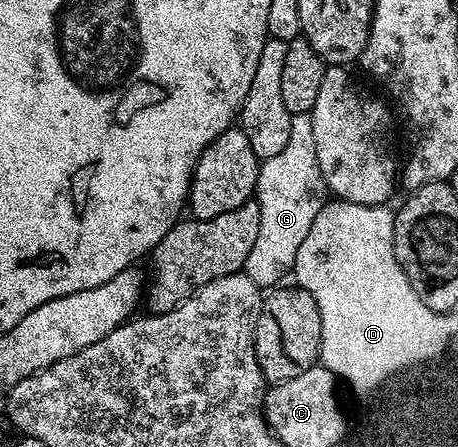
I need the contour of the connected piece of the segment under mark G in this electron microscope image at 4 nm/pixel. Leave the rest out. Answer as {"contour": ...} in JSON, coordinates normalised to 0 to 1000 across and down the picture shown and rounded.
{"contour":[[[677,255],[638,257],[631,315],[605,351],[587,351],[566,367],[555,452],[570,468],[570,503],[561,510],[561,541],[535,584],[531,606],[570,647],[592,647],[629,622],[648,584],[648,557],[675,521],[692,477],[718,450],[714,407],[692,369],[692,324],[683,324],[683,271]]]}

